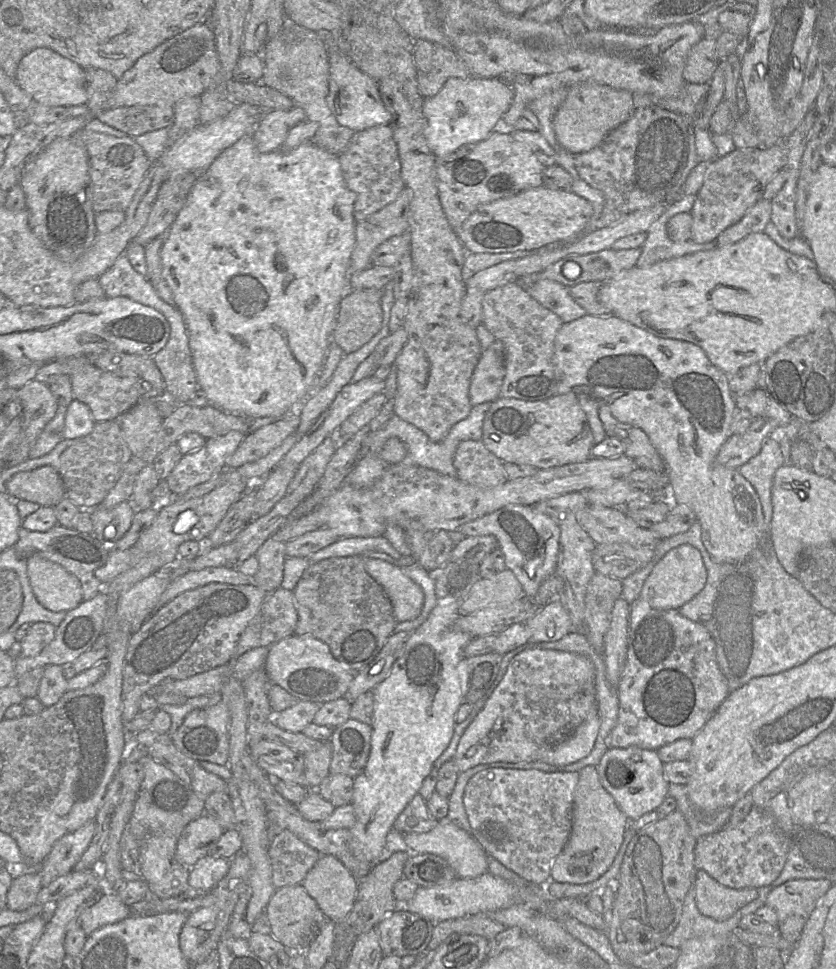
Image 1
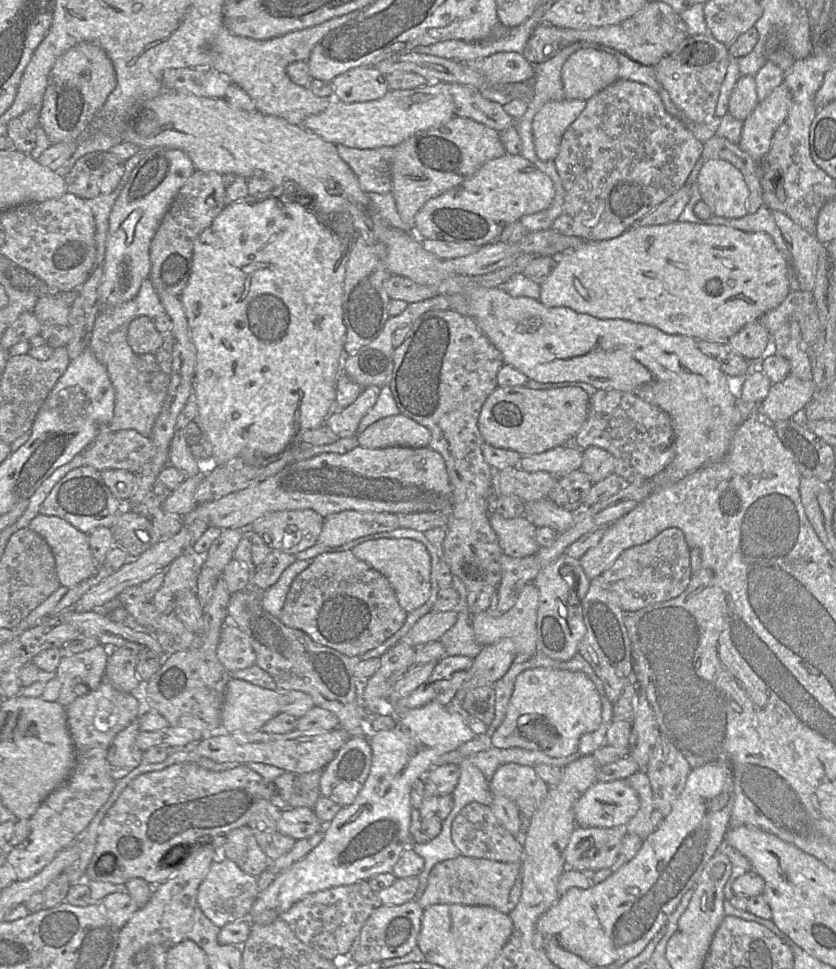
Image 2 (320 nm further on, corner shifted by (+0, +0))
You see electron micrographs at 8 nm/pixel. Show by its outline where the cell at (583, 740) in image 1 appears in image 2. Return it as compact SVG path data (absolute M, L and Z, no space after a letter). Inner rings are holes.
M546 667L530 668L516 679L505 718L492 735L492 745L503 749L519 747L555 758L566 757L575 753L581 737L597 730L601 722L601 698L595 684L585 673Z

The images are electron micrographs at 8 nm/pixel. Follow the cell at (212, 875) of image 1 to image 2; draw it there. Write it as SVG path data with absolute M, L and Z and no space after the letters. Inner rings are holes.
M220 856L211 864L198 888L197 905L212 923L221 928L231 922L248 920L258 894L257 877L243 872L235 862Z

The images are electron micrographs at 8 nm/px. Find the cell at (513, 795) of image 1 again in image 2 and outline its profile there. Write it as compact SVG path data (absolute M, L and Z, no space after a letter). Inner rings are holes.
M518 763L501 765L489 780L493 795L513 800L521 813L525 827L547 796L549 786L537 774L536 768Z

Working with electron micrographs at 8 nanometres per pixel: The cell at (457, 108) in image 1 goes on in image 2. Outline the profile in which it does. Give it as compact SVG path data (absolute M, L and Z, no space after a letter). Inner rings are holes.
M429 82L414 89L390 89L384 97L373 101L344 103L332 99L327 109L308 116L302 126L334 144L372 149L395 147L418 131L448 122L454 115L454 103L446 83Z

